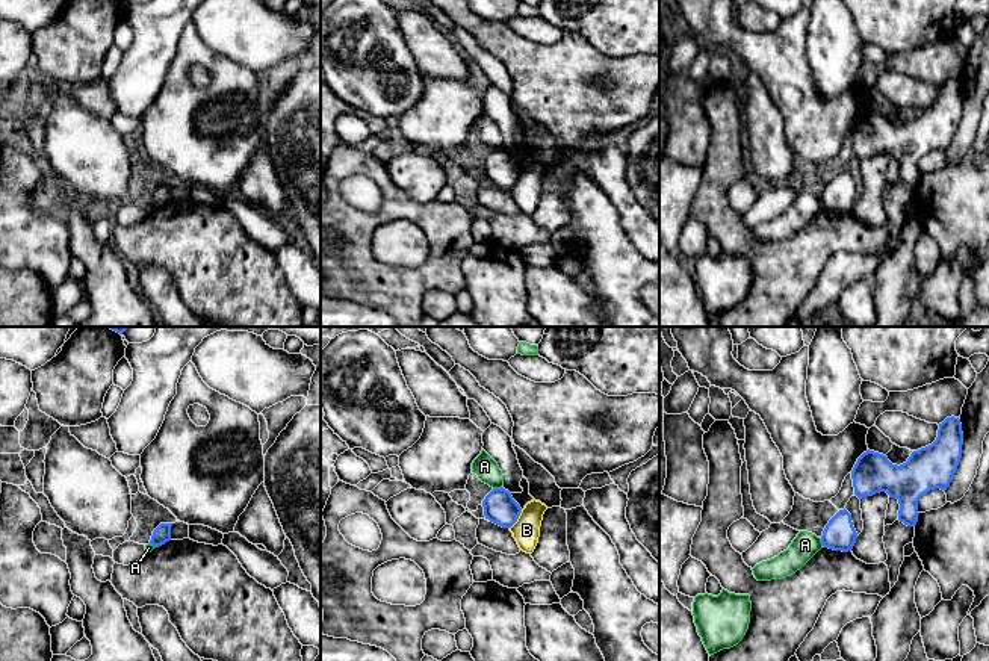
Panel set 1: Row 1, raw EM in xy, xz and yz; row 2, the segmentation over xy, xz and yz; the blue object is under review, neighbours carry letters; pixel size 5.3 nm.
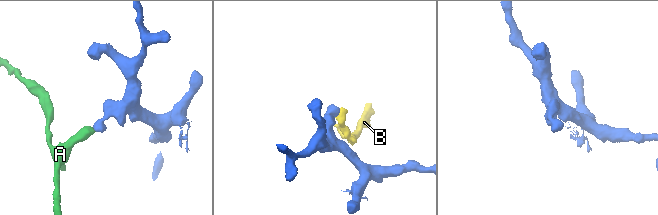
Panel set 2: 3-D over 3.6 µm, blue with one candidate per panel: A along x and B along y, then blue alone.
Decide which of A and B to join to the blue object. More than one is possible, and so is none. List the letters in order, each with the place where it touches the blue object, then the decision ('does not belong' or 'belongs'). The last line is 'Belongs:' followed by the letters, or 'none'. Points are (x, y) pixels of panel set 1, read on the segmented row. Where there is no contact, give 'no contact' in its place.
A: meets blue in xz at (496, 489); does not belong
B: meets blue in xz at (517, 518); does not belong
Belongs: none

